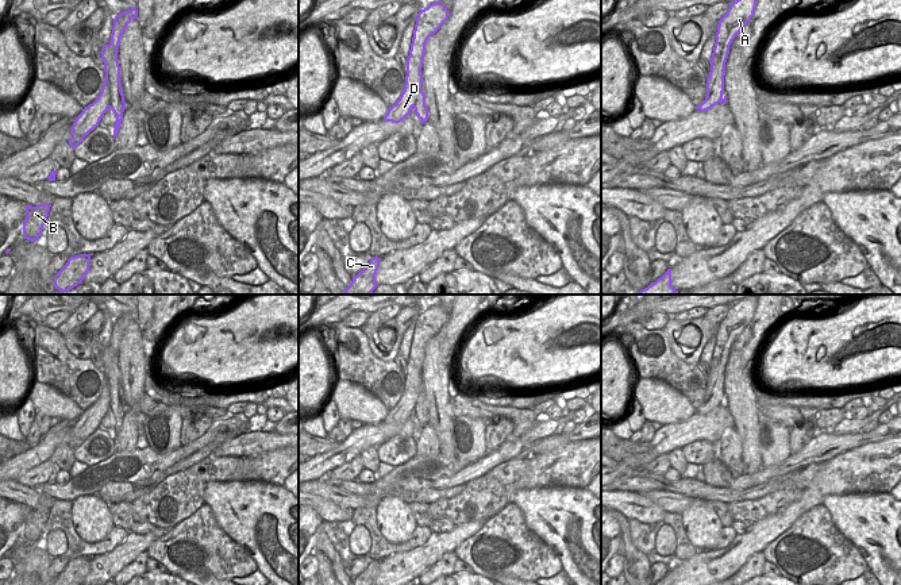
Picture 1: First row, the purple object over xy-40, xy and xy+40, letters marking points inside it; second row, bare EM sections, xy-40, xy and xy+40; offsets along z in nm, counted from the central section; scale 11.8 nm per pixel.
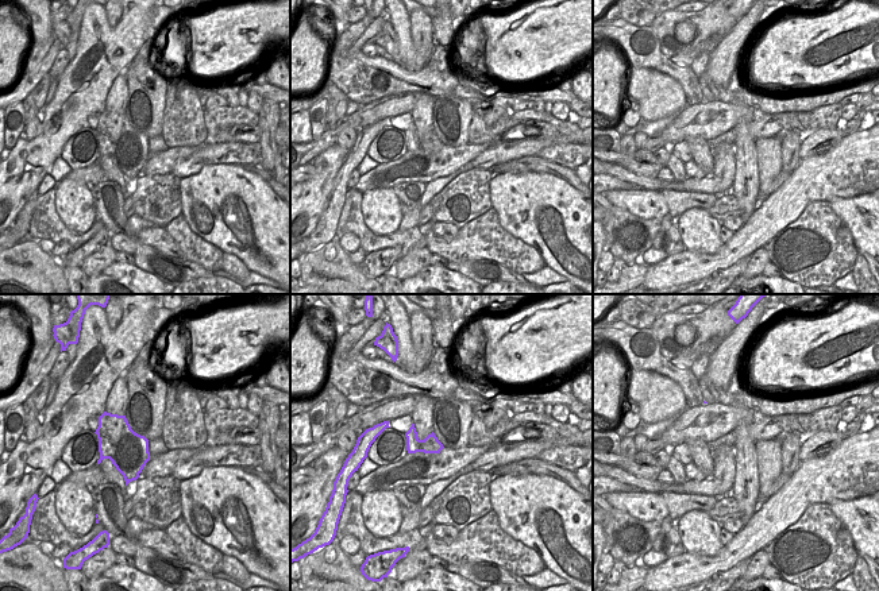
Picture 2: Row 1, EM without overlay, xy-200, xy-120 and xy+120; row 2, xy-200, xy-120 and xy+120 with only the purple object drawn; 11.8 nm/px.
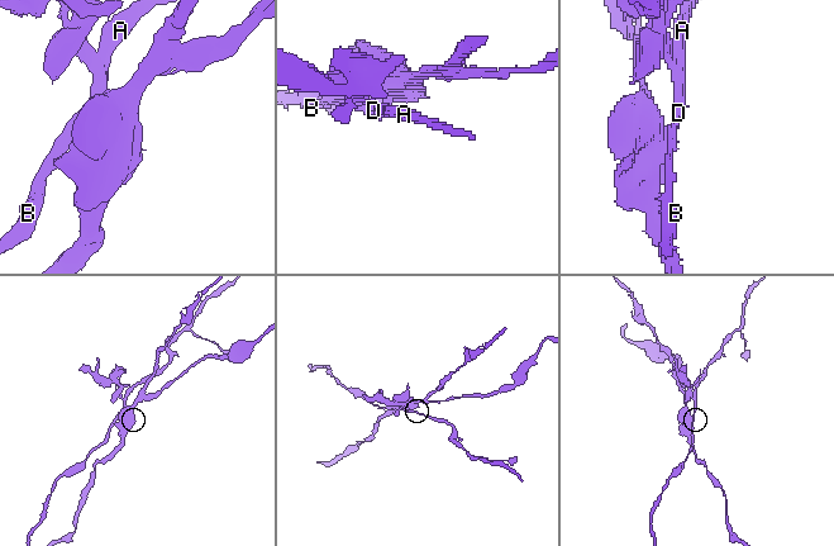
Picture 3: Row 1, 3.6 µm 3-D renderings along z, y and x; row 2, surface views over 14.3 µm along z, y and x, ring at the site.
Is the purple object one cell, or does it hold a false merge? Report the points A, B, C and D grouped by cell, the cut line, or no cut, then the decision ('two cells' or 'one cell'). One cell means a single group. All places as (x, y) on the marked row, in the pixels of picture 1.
groups A B D / C; cut xy (419, 80), (420, 93), (414, 107); two cells

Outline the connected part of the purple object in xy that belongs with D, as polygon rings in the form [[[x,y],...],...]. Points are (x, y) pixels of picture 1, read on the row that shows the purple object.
[[[413,81],[409,85],[404,85],[404,91],[400,99],[392,107],[389,107],[386,115],[384,116],[384,120],[392,123],[403,122],[415,107],[420,92],[420,81]]]

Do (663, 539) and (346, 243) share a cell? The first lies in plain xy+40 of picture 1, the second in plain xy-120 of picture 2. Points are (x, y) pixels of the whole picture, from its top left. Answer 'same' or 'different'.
same

